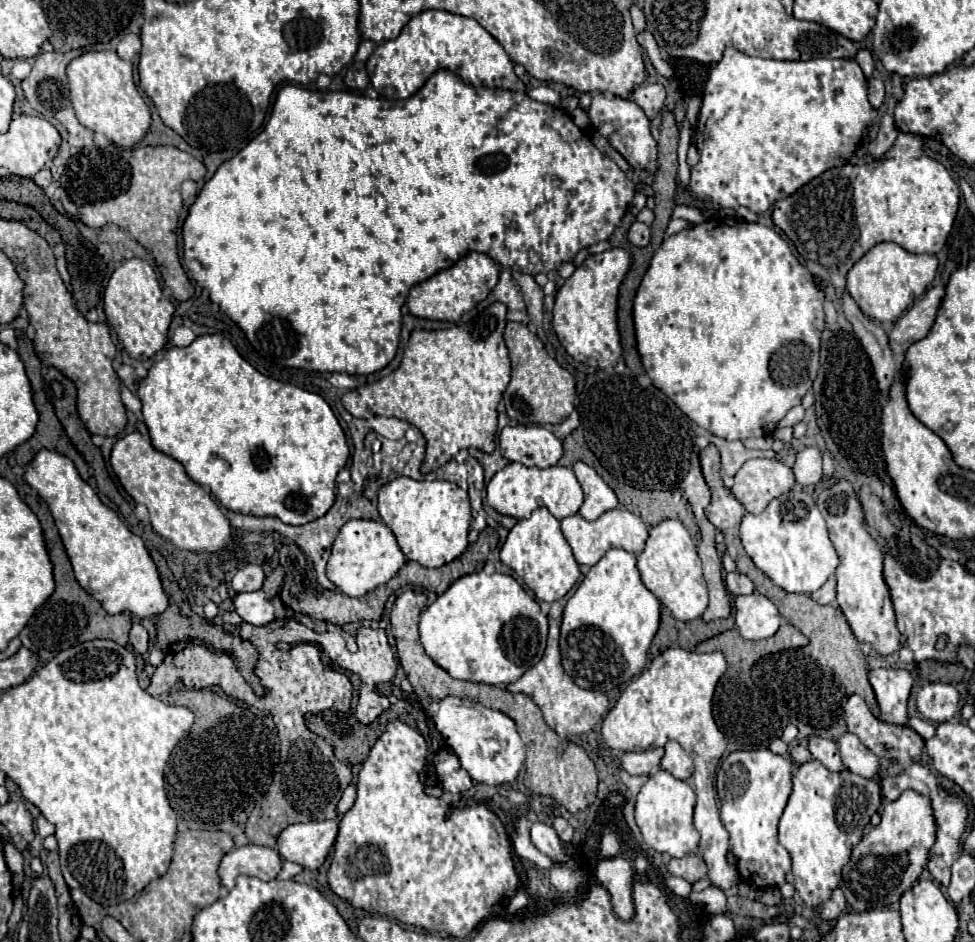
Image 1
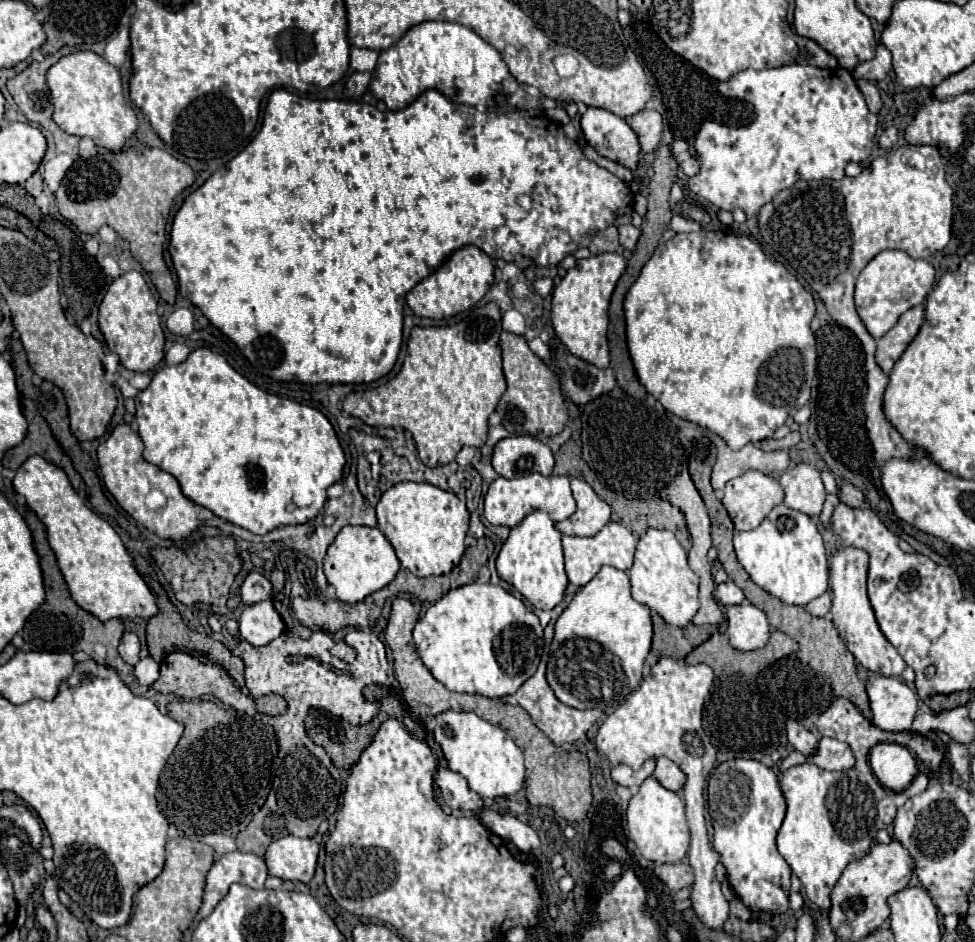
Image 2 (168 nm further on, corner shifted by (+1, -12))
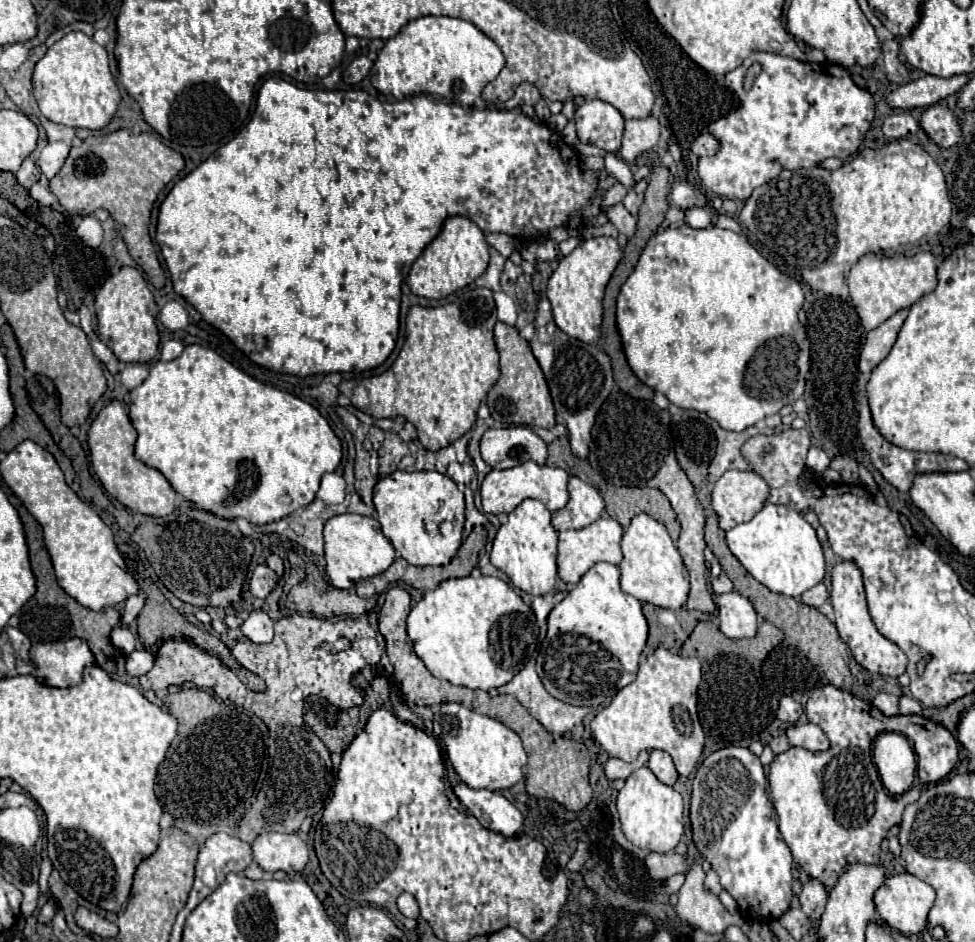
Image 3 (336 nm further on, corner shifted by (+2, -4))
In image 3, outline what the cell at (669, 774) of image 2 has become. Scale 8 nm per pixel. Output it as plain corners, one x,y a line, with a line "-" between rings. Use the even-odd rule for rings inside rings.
652,750
650,752
648,768
654,772
654,776
660,782
664,782
668,786
674,786
674,782
678,780
678,772
674,768
674,762
672,762
672,758
664,750

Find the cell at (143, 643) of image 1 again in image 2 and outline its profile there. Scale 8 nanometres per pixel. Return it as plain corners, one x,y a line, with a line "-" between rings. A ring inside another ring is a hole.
125,632
123,638
121,638
121,644
119,644
119,654
121,658
127,662
127,664
137,664
139,662
139,650
141,650
141,644
139,644
139,638
137,634
133,632

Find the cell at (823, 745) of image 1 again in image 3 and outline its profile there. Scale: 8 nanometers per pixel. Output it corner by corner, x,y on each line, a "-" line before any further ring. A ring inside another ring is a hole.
782,694
778,702
780,702
780,704
778,704
776,716
778,716
782,722
786,722
786,724
798,722
798,718
800,718
800,714
802,714
800,702
796,702
796,700
794,700
792,696
788,696
788,694

